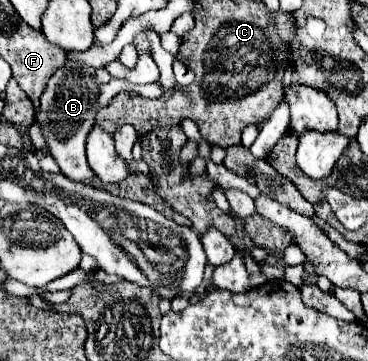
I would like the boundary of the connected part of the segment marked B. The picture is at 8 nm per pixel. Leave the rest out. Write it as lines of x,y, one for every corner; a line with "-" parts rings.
66,63
60,67
52,79
48,81
42,97
40,97
40,107
36,111
36,125
40,127
50,155
58,161
62,173
72,179
72,181
86,181
92,175
92,169
86,163
86,137
94,127
94,117
96,113
110,103
110,99
122,91
128,91
132,83
128,81
112,81
108,85
98,83
96,73
92,67
84,63

